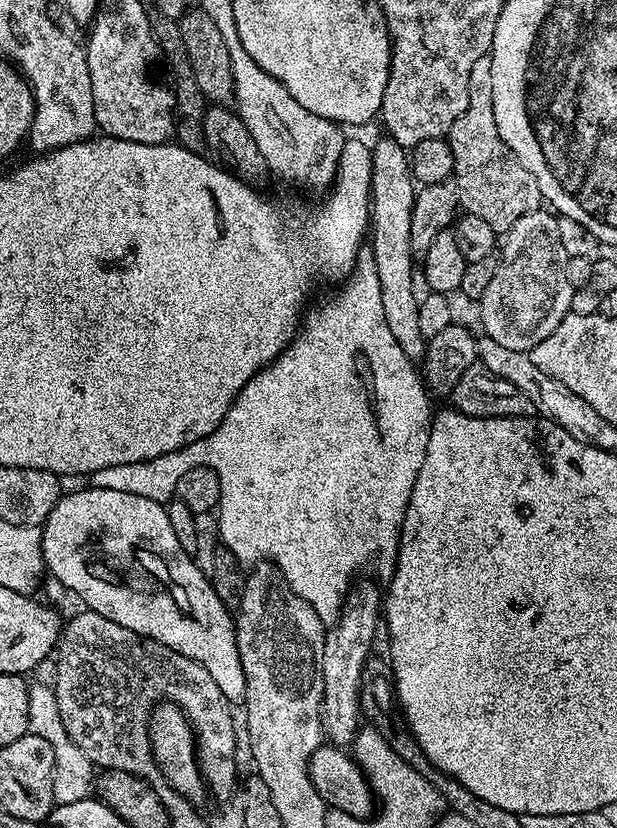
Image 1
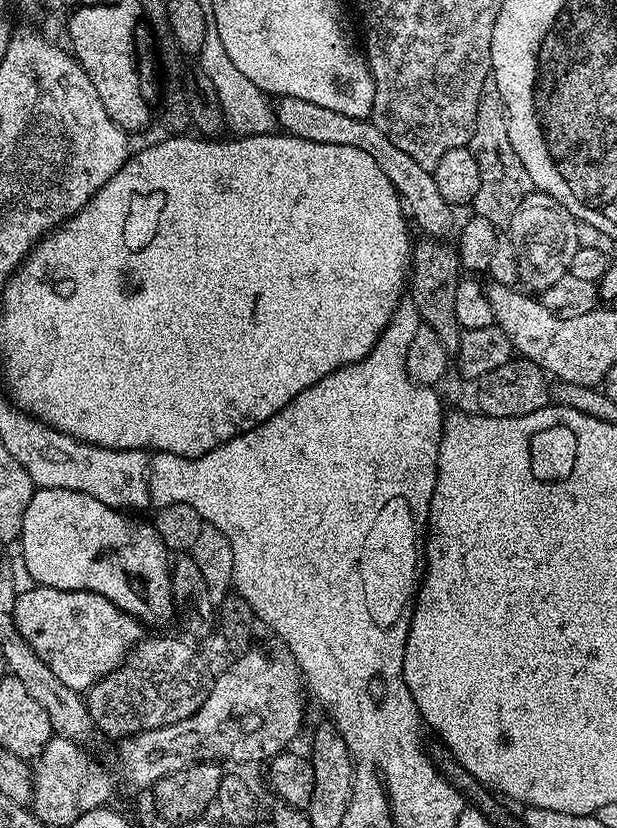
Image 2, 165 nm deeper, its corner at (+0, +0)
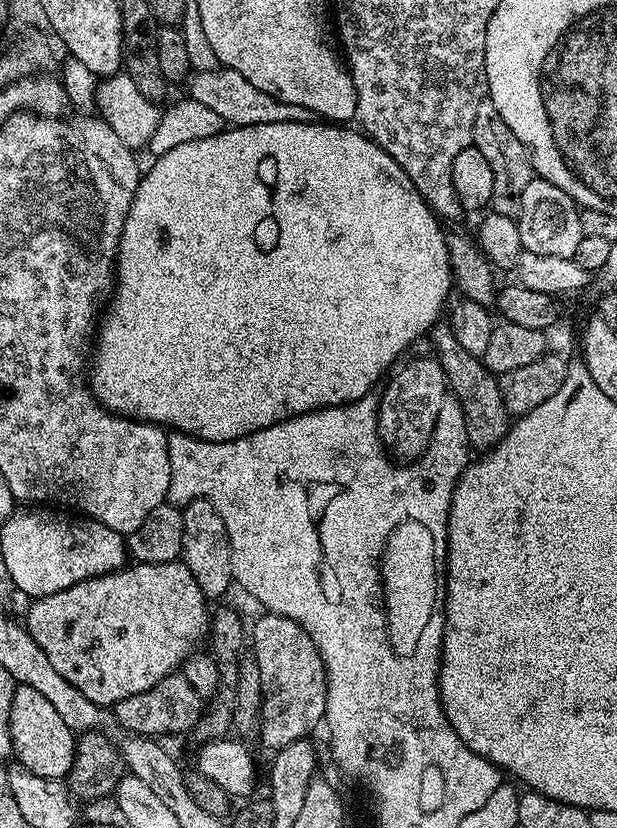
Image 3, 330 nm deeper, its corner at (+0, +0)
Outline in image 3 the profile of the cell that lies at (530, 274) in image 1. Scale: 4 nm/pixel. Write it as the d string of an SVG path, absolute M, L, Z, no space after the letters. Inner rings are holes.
M533 178L530 186L522 193L519 214L516 217L519 238L525 252L549 255L551 257L574 258L578 244L584 237L581 226L581 209L575 200L570 198L558 186L539 178Z

